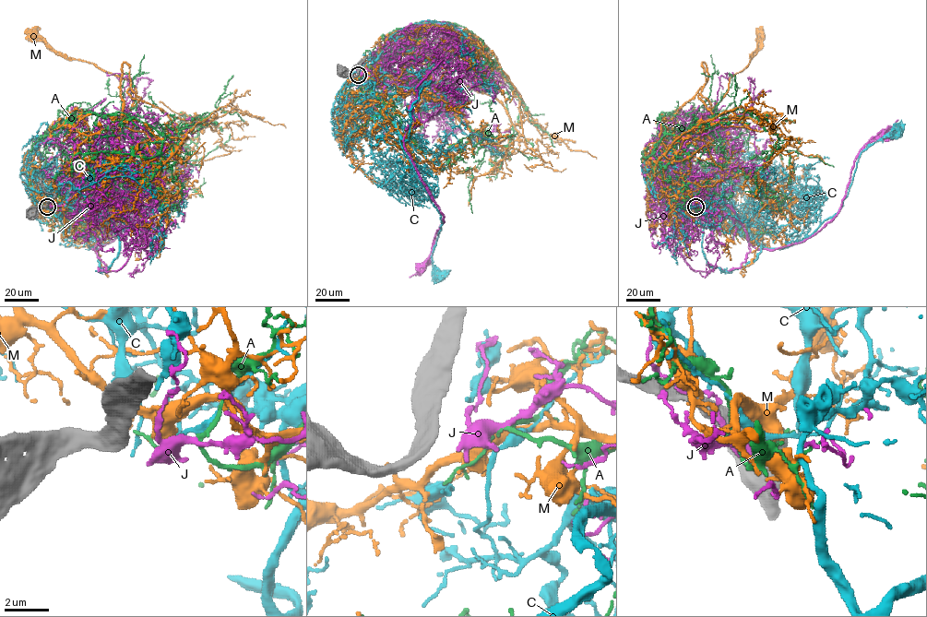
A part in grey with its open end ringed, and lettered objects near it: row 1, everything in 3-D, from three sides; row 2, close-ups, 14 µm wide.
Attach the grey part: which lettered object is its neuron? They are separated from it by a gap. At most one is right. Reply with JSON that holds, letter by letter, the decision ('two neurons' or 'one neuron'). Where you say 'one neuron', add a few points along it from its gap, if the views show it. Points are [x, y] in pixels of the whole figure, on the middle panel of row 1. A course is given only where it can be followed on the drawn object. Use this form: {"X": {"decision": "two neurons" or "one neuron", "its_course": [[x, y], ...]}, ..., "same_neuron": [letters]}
{"A": {"decision": "one neuron", "its_course": [[360, 77], [417, 77], [433, 62], [447, 62], [505, 86], [513, 137], [498, 148], [488, 172]]}, "C": {"decision": "two neurons"}, "J": {"decision": "two neurons"}, "M": {"decision": "two neurons"}, "same_neuron": ["A"]}

